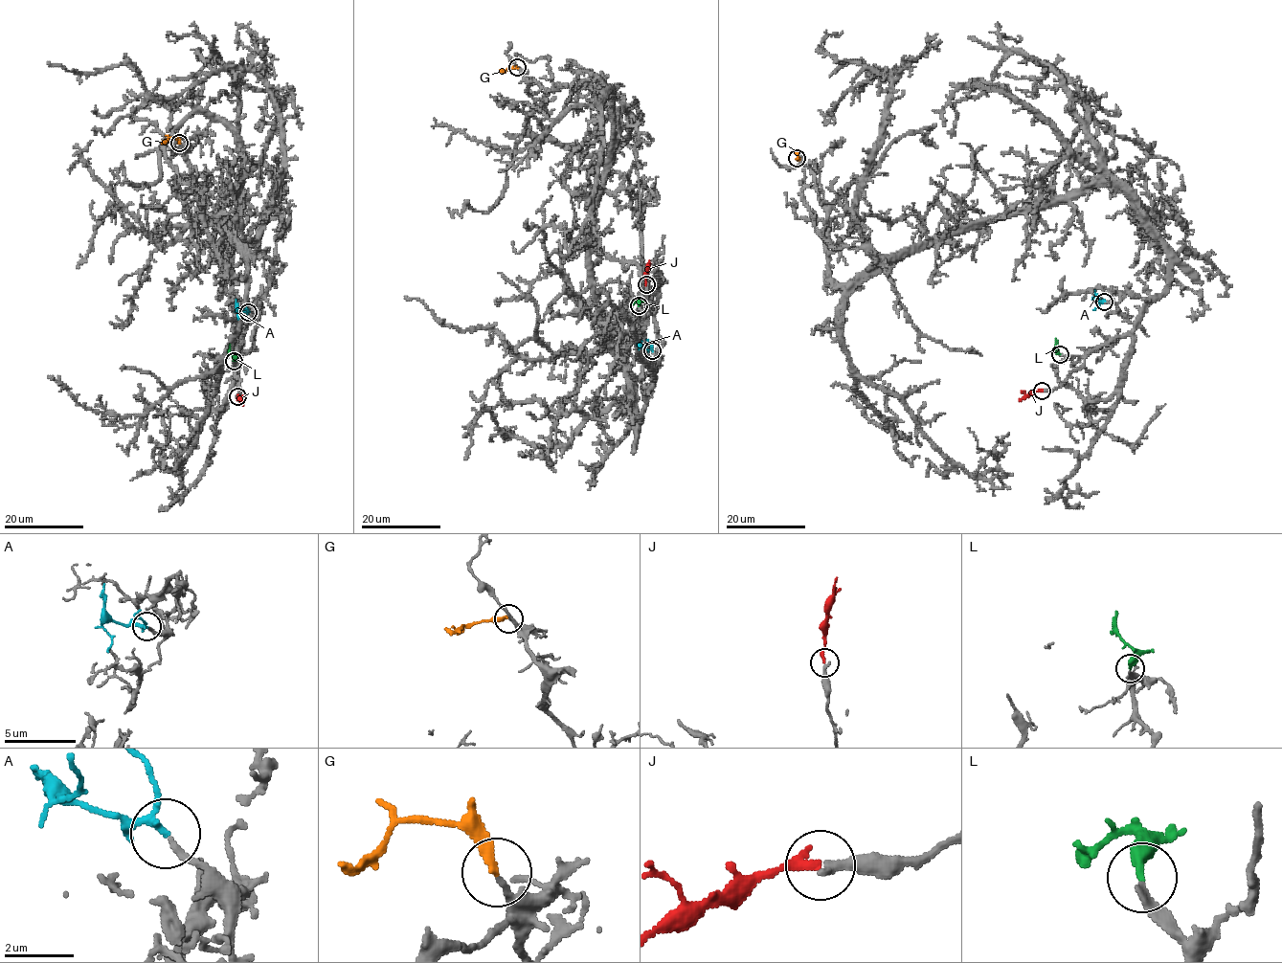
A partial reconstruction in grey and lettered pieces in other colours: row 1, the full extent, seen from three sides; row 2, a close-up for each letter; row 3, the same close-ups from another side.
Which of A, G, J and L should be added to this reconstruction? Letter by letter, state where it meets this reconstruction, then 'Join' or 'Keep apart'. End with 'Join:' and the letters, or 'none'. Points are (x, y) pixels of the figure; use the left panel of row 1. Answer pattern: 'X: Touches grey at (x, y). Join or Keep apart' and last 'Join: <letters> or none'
A: Touches grey at (248, 312). Join
G: Touches grey at (179, 143). Join
J: Touches grey at (237, 396). Join
L: Touches grey at (234, 361). Keep apart
Join: A, G, J

